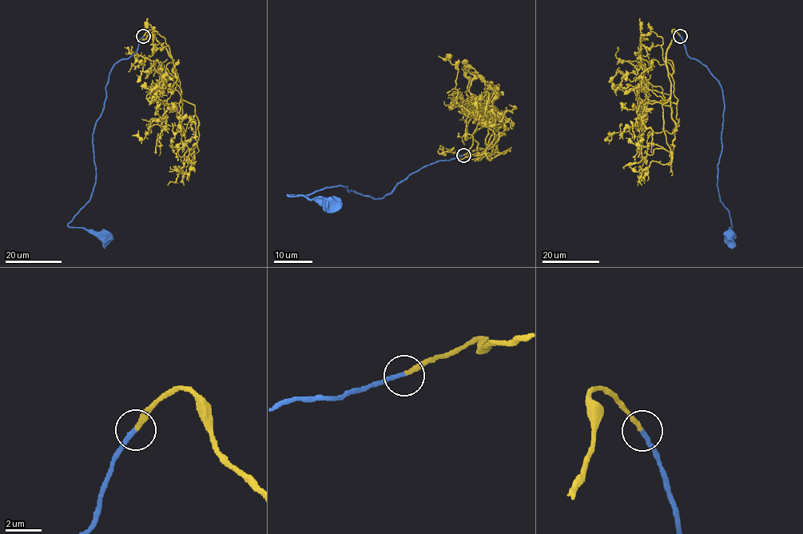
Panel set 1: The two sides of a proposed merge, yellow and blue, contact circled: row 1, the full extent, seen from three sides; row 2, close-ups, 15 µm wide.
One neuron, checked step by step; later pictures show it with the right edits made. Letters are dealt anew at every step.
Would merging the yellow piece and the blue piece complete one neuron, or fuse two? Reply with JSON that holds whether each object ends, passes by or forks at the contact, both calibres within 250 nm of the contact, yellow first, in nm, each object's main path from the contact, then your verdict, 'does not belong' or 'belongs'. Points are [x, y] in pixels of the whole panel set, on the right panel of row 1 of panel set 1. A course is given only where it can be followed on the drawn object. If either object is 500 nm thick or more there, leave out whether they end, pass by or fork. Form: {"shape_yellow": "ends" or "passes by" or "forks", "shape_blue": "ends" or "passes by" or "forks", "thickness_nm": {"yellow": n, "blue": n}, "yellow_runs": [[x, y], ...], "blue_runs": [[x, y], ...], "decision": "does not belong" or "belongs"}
{"shape_yellow": "ends", "shape_blue": "ends", "thickness_nm": {"yellow": 280, "blue": 260}, "yellow_runs": [[680, 36], [672, 30], [665, 60], [669, 165], [666, 150], [642, 156], [631, 122]], "blue_runs": [[680, 36], [690, 57], [721, 87], [717, 185], [729, 212], [729, 235]], "decision": "belongs"}

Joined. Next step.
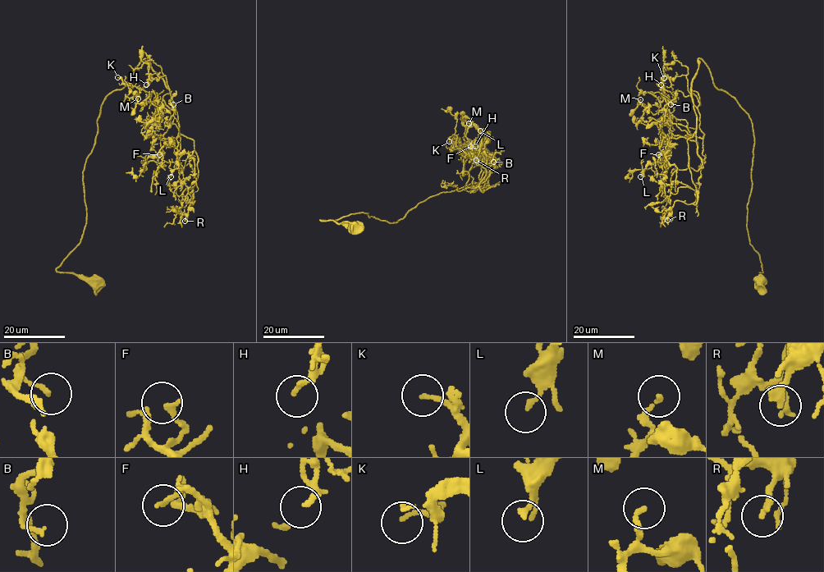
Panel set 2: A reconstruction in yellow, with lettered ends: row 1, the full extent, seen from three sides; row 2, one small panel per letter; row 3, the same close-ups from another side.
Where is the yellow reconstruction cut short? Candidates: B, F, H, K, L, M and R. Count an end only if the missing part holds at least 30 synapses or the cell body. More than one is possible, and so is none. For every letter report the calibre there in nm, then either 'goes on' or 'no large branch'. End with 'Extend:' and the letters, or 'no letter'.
B: calibre 140 nm; no large branch
F: calibre 120 nm; goes on
H: calibre 200 nm; goes on
K: calibre 140 nm; no large branch
L: calibre 170 nm; no large branch
M: calibre 200 nm; no large branch
R: calibre 220 nm; no large branch
Extend: F, H

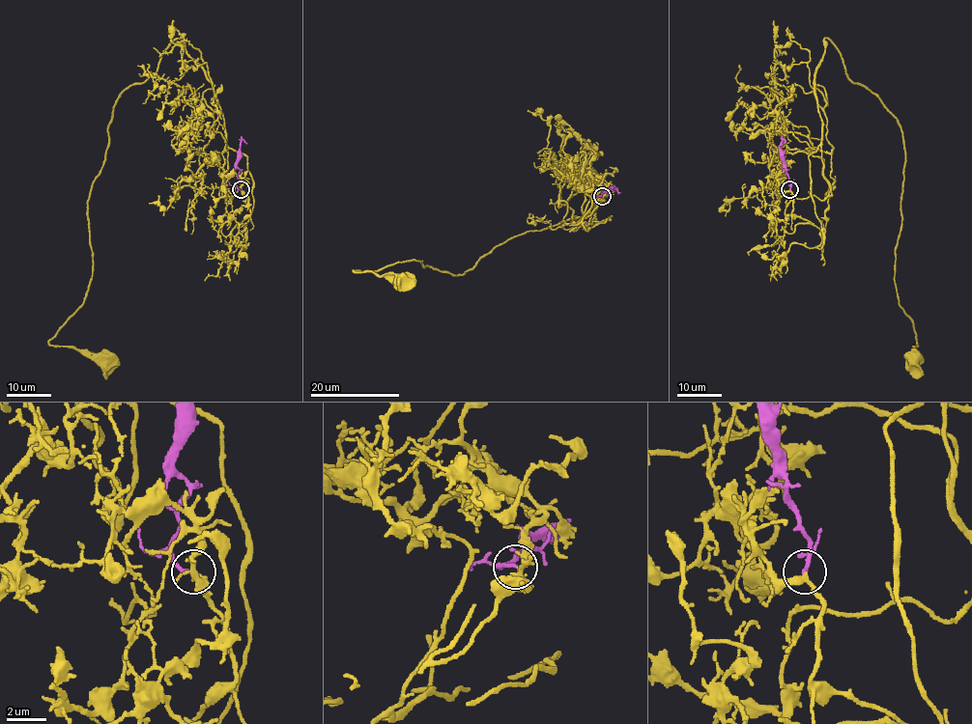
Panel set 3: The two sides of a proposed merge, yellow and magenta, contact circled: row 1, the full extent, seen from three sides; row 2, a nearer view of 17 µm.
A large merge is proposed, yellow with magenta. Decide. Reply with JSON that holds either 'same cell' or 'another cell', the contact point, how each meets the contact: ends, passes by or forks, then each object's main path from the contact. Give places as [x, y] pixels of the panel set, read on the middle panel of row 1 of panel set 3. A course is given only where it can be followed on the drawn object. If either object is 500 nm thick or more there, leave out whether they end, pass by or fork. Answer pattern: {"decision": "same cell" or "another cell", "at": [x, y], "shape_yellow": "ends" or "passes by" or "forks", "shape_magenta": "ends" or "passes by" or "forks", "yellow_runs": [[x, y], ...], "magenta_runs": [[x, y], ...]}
{"decision": "same cell", "at": [602, 196], "shape_yellow": "forks", "shape_magenta": "ends", "yellow_runs": [[602, 196], [593, 174], [579, 224], [596, 223], [525, 232], [457, 275], [414, 260], [354, 270], [404, 281]], "magenta_runs": [[602, 196], [598, 196], [614, 186], [619, 192]]}

